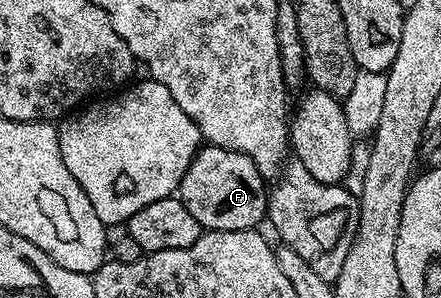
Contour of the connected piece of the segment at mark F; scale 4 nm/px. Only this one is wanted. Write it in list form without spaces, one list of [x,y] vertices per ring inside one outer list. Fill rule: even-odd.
[[[212,143],[199,147],[177,190],[182,204],[204,230],[254,230],[267,219],[268,184],[252,158]]]

